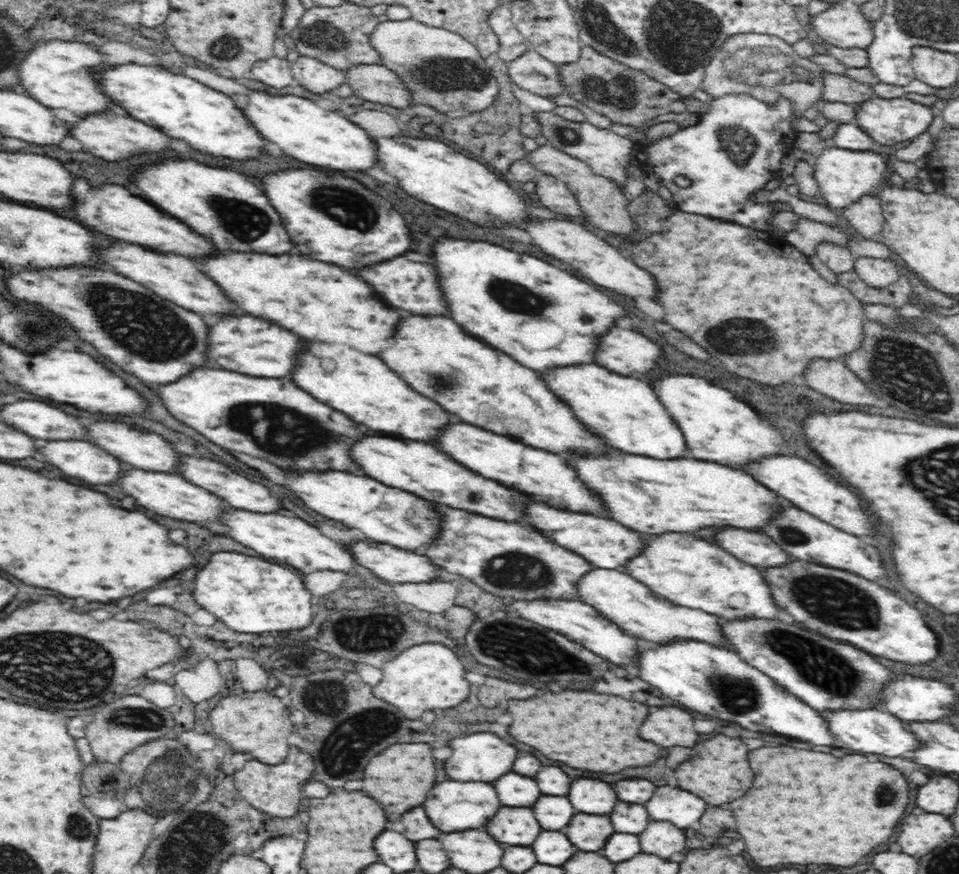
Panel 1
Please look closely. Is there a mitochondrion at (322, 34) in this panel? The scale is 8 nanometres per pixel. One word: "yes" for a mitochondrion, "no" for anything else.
yes

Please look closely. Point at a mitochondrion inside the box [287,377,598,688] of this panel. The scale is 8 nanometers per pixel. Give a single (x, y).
(517, 647)

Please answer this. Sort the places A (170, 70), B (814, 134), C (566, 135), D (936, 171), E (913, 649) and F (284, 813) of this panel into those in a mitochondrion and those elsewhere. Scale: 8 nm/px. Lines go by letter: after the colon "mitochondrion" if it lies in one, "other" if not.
A: other
B: other
C: mitochondrion
D: other
E: other
F: other

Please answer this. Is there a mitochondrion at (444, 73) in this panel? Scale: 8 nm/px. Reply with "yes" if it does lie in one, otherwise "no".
yes

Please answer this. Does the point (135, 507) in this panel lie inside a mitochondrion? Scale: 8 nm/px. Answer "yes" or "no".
no

